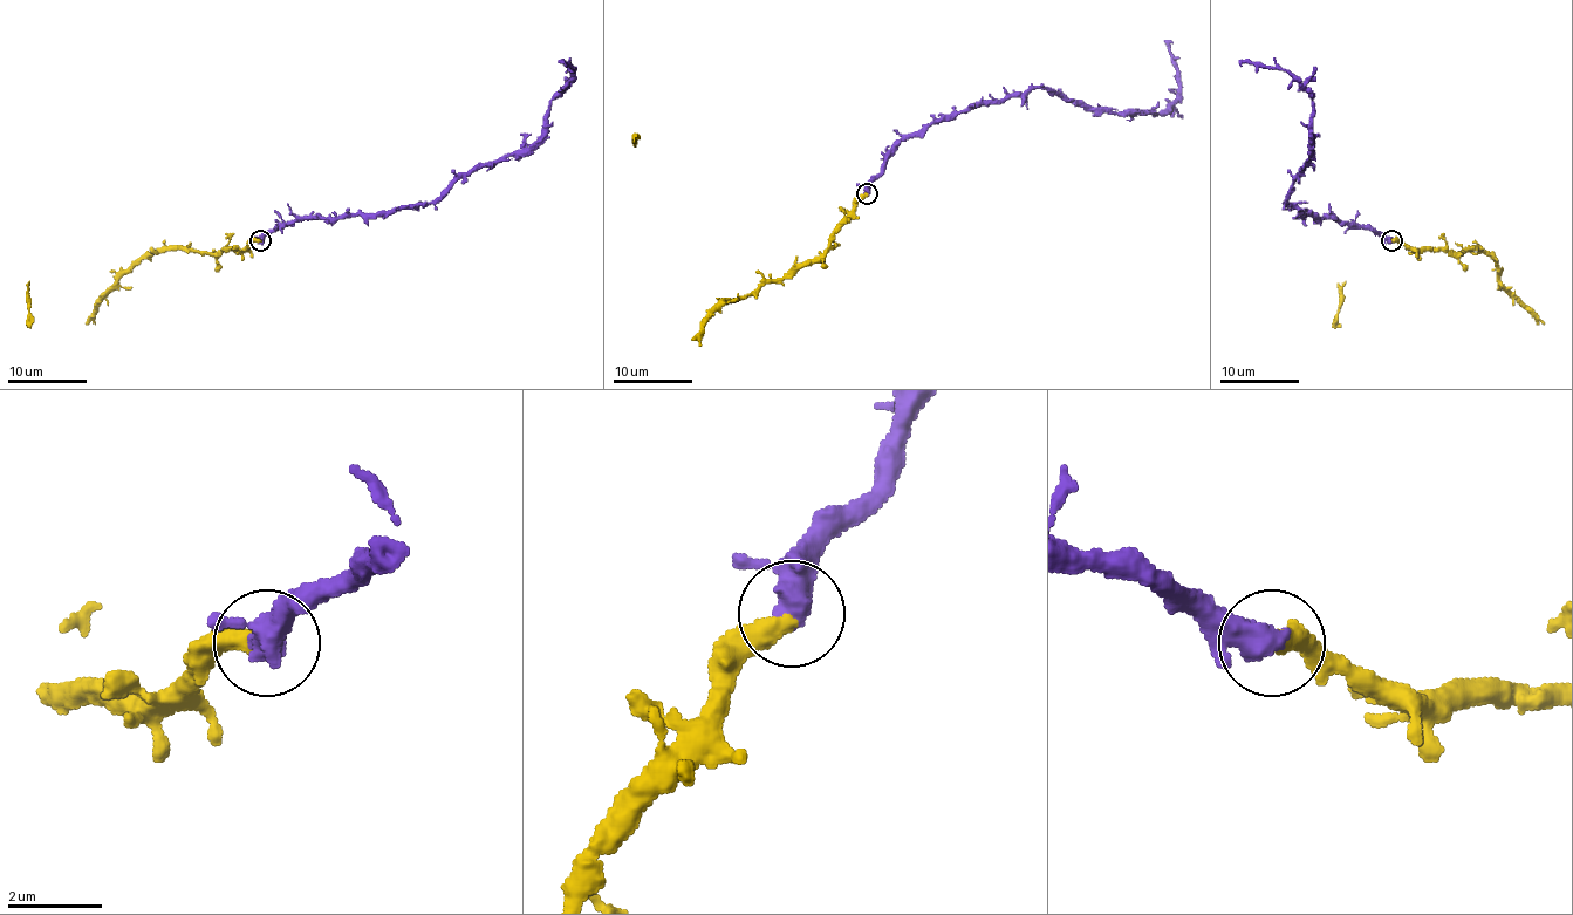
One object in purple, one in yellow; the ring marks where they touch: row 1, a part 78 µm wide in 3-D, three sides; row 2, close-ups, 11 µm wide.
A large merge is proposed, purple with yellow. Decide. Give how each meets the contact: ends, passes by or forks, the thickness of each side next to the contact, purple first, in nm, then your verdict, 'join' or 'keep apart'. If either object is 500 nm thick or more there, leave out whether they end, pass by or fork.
purple passes by; yellow ends there; 440 nm thick on the purple side, 440 nm on the other; join

